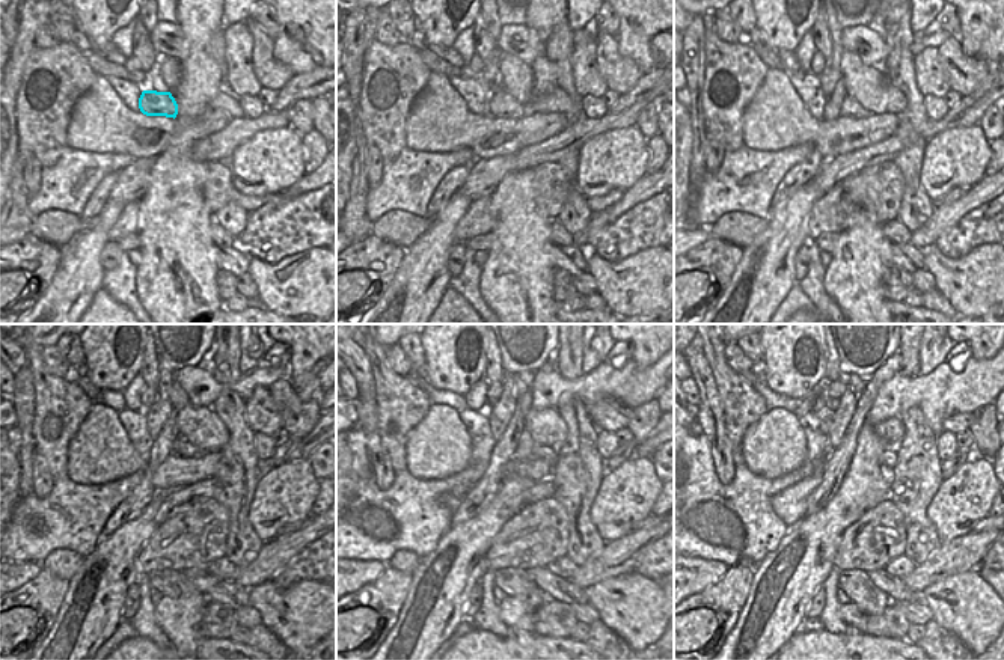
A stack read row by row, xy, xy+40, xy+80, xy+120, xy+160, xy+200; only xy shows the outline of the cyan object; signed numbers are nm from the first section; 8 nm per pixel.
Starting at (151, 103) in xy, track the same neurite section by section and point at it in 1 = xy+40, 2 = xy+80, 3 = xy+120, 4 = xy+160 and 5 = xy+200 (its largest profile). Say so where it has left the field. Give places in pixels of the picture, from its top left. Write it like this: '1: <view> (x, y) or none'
1: xy+40 (501, 104)
2: xy+80 (849, 109)
3: xy+120 (181, 446)
4: xy+160 (538, 452)
5: xy+200 (890, 458)

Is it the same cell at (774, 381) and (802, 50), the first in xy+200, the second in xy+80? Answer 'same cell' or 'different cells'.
different cells

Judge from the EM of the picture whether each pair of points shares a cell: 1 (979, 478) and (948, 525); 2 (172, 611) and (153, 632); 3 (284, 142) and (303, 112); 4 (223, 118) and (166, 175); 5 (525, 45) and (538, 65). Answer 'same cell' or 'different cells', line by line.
1: same cell
2: different cells
3: different cells
4: different cells
5: different cells

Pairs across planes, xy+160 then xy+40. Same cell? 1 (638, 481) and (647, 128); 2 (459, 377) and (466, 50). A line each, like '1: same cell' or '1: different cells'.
1: different cells
2: different cells

